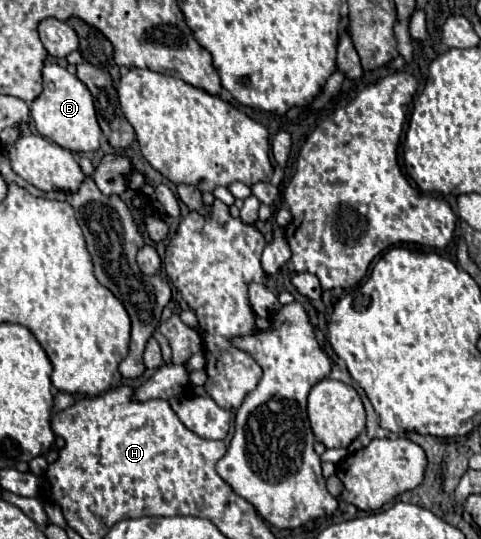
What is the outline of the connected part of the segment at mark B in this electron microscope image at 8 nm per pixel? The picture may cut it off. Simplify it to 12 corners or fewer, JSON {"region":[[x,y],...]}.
{"region":[[57,62],[43,68],[31,118],[71,152],[99,148],[87,86]]}

